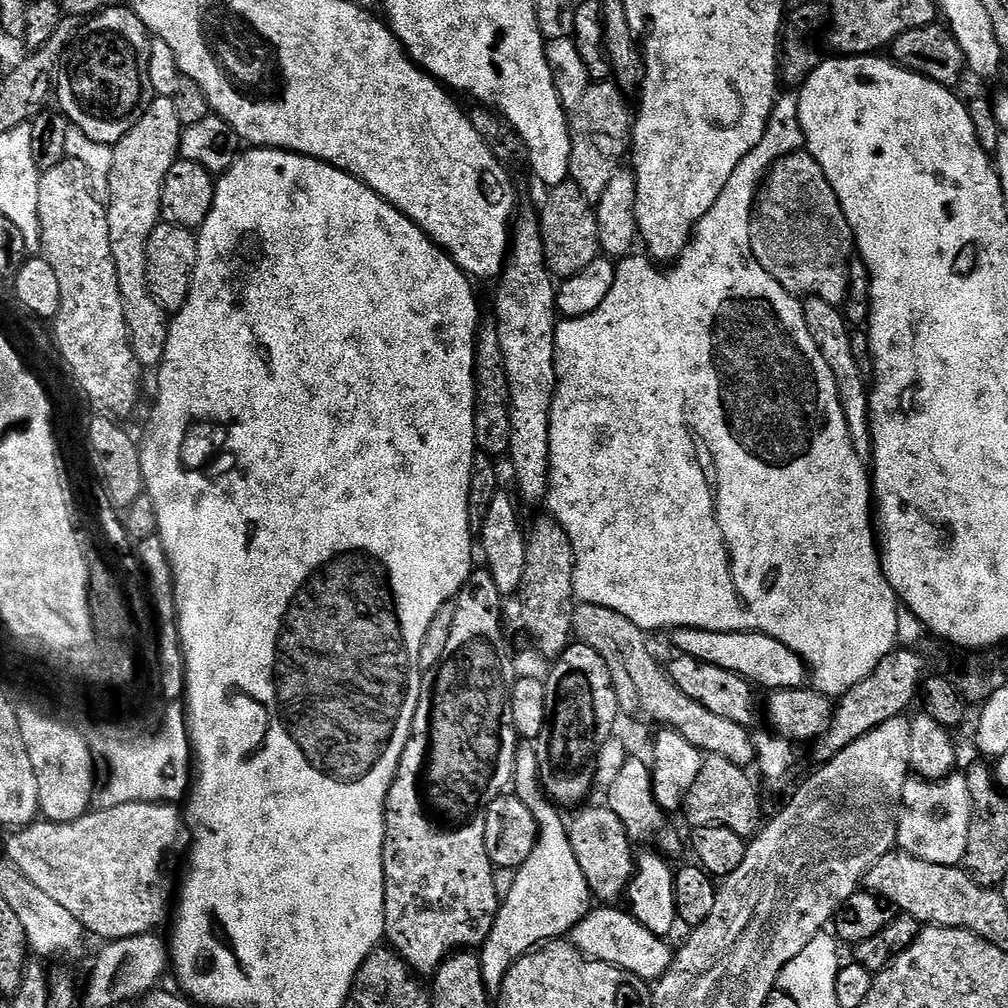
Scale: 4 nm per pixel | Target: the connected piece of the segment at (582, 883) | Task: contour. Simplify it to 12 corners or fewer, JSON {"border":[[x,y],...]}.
{"border":[[517,747],[536,845],[478,952],[499,993],[515,960],[594,907],[561,809],[536,805],[542,756]]}

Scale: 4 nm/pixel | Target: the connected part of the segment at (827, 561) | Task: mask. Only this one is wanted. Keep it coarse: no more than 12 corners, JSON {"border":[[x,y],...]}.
{"border":[[776,104],[679,260],[556,325],[575,599],[898,648],[869,465],[750,250]]}

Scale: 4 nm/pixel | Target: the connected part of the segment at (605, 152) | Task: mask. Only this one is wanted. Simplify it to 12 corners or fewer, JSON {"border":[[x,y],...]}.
{"border":[[613,81],[569,113],[569,179],[595,204],[628,154],[632,114]]}

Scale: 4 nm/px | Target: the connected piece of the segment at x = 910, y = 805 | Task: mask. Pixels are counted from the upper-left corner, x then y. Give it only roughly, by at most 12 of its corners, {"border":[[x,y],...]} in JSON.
{"border":[[911,777],[897,847],[963,863],[972,824],[967,777]]}

